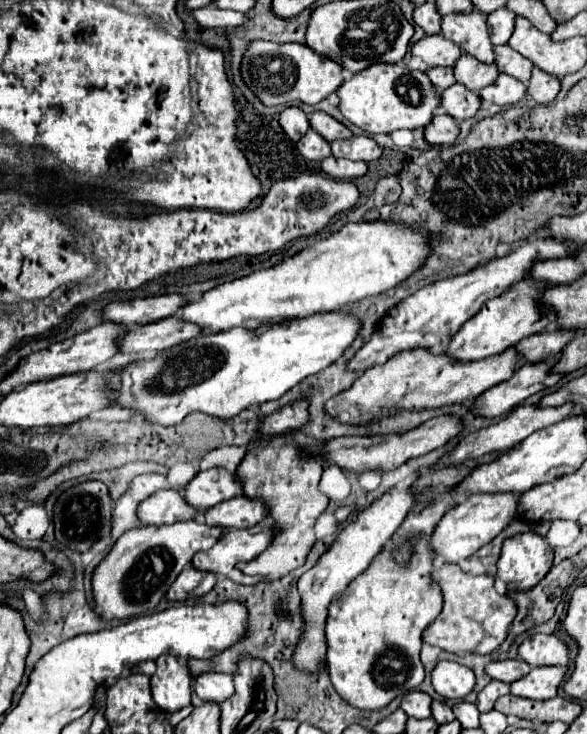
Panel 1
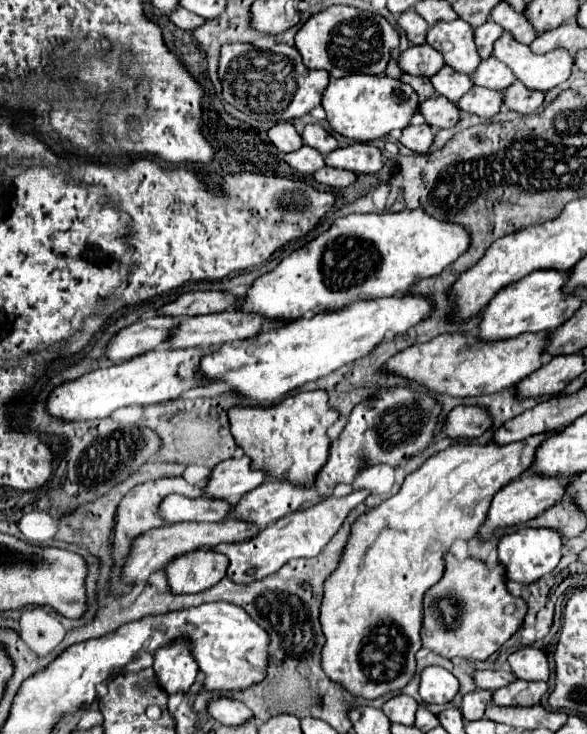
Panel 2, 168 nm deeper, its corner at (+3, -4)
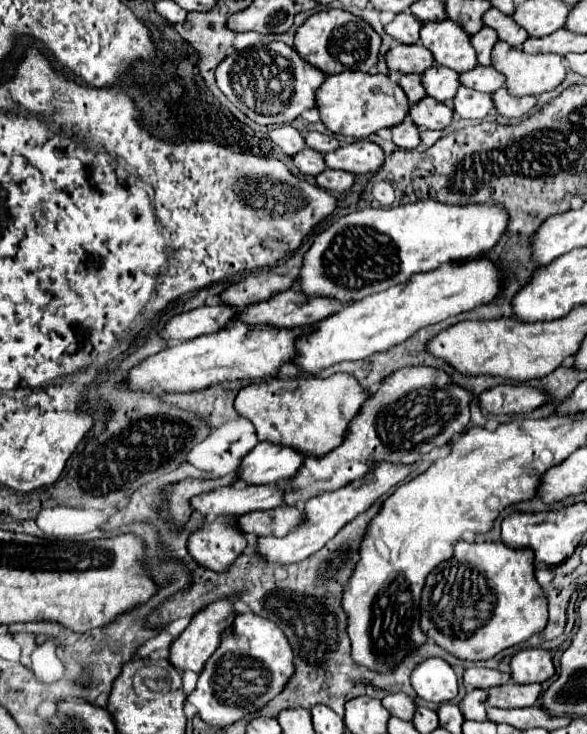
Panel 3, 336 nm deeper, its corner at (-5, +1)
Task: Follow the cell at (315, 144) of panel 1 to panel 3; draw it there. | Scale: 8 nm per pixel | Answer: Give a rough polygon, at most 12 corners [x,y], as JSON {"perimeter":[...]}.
{"perimeter":[[310,149],[294,155],[302,175],[316,177],[326,169],[324,155]]}

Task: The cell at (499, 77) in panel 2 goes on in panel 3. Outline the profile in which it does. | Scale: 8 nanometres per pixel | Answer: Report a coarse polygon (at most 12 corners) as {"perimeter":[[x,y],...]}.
{"perimeter":[[476,65],[460,75],[464,87],[494,93],[506,77],[492,65]]}

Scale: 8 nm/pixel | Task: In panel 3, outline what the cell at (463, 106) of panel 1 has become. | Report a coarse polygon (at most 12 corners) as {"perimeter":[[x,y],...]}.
{"perimeter":[[434,97],[410,107],[410,117],[424,129],[446,129],[454,109]]}

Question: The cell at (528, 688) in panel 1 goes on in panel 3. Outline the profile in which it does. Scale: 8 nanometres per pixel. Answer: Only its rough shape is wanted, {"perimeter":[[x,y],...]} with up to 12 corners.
{"perimeter":[[506,683],[488,691],[488,705],[520,709],[536,705],[542,685]]}

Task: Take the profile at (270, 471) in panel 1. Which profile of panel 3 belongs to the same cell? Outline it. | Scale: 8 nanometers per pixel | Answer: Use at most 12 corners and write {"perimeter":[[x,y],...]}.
{"perimeter":[[346,373],[268,379],[234,409],[258,441],[322,457],[368,393]]}

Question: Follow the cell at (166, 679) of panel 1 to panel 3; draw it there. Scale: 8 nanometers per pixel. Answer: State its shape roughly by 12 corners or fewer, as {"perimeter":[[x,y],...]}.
{"perimeter":[[226,599],[192,617],[168,661],[200,673],[236,611]]}

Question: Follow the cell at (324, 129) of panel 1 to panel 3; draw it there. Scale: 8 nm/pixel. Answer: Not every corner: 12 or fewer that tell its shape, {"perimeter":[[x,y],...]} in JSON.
{"perimeter":[[318,131],[306,133],[306,145],[328,153],[340,147],[338,139]]}

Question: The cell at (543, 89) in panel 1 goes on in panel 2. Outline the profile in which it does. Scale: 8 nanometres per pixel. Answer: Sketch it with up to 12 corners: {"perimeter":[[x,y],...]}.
{"perimeter":[[512,82],[504,92],[508,110],[524,116],[536,112],[542,92]]}

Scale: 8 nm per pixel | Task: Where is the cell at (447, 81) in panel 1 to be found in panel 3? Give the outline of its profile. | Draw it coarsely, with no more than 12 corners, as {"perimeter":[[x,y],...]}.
{"perimeter":[[402,75],[398,83],[410,105],[426,97],[422,75]]}

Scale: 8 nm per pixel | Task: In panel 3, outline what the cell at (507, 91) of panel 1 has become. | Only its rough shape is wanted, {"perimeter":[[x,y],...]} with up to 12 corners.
{"perimeter":[[460,87],[452,107],[462,119],[494,111],[490,93]]}

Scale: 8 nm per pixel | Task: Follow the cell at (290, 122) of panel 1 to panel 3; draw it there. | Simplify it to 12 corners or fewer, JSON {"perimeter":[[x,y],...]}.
{"perimeter":[[292,125],[278,127],[268,137],[286,153],[306,147]]}

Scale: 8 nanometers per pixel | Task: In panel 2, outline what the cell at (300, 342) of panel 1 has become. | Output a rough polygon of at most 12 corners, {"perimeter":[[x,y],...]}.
{"perimeter":[[422,294],[354,302],[224,344],[200,370],[276,402],[428,318]]}

